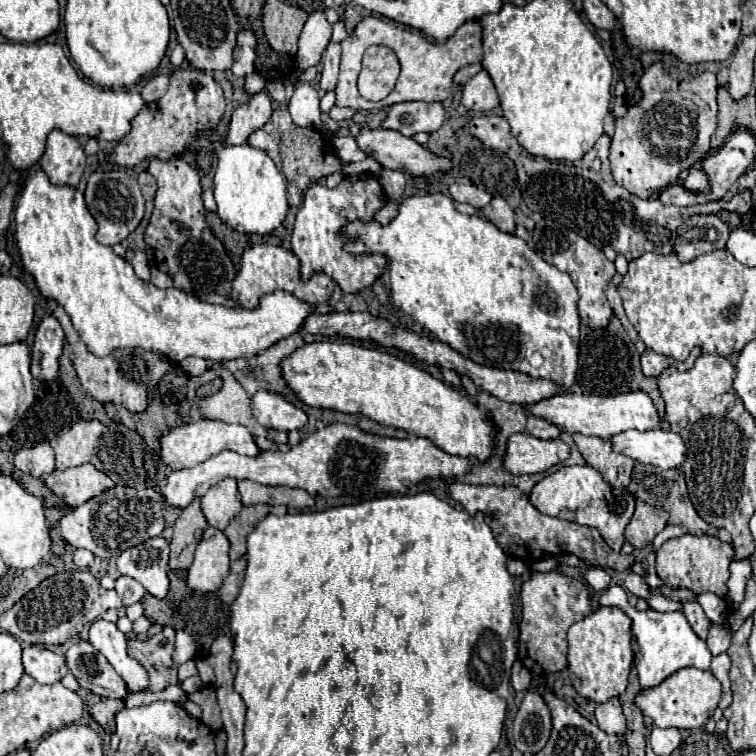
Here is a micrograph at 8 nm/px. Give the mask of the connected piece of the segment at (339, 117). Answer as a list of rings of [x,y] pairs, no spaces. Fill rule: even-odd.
[[[333,106],[333,108],[331,108],[331,112],[329,112],[329,116],[331,116],[335,122],[351,120],[351,118],[353,118],[353,114],[355,114],[355,110],[351,110],[351,108],[339,108],[339,106]]]

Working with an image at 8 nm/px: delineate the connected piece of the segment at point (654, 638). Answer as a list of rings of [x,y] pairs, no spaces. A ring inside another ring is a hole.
[[[611,586],[609,590],[605,590],[599,598],[599,606],[619,606],[633,618],[633,634],[635,634],[637,646],[639,646],[639,656],[637,656],[635,668],[639,672],[641,688],[657,686],[659,682],[663,682],[673,672],[677,672],[681,668],[687,668],[687,666],[709,670],[709,664],[711,664],[713,656],[709,652],[705,640],[701,640],[691,630],[691,626],[689,626],[689,622],[687,622],[687,618],[681,610],[657,612],[657,610],[649,608],[645,612],[637,612],[629,604],[626,591],[620,586]]]

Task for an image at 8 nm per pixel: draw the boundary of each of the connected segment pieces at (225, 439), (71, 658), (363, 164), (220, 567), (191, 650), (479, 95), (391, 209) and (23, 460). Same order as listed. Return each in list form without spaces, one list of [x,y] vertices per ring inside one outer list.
[[[199,420],[199,422],[169,428],[159,438],[159,444],[161,444],[161,460],[167,466],[171,466],[173,470],[191,468],[191,466],[219,454],[221,450],[231,450],[231,452],[245,454],[245,456],[259,454],[259,448],[255,446],[255,440],[253,440],[253,436],[249,434],[249,430],[245,426],[227,424],[227,422],[221,422],[221,420]]]
[[[81,640],[73,644],[67,650],[65,658],[71,674],[79,680],[81,688],[87,688],[103,698],[123,700],[127,696],[127,686],[123,678],[113,670],[107,658],[89,642]]]
[[[367,156],[367,158],[361,160],[361,162],[355,162],[355,164],[345,166],[345,168],[343,168],[343,174],[375,174],[375,172],[379,172],[379,170],[381,170],[381,164],[379,164],[375,158]]]
[[[207,528],[189,566],[187,586],[199,592],[217,592],[229,574],[229,540],[221,530]]]
[[[177,632],[177,642],[175,642],[175,662],[177,664],[183,664],[191,658],[195,658],[195,652],[197,652],[197,644],[195,644],[195,638],[189,634],[189,632]]]
[[[481,70],[463,86],[461,102],[467,110],[473,110],[473,112],[489,112],[499,106],[499,96],[485,70]]]
[[[389,200],[389,202],[375,214],[375,222],[377,222],[379,226],[387,226],[387,224],[397,216],[397,210],[399,210],[399,202]]]
[[[43,442],[33,448],[23,448],[15,454],[15,468],[19,468],[25,474],[43,478],[55,470],[55,456],[53,448]]]

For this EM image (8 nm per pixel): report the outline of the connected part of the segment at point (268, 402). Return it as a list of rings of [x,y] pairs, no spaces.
[[[259,390],[253,396],[253,416],[265,428],[275,430],[299,430],[307,424],[307,414],[291,404],[283,394]]]

